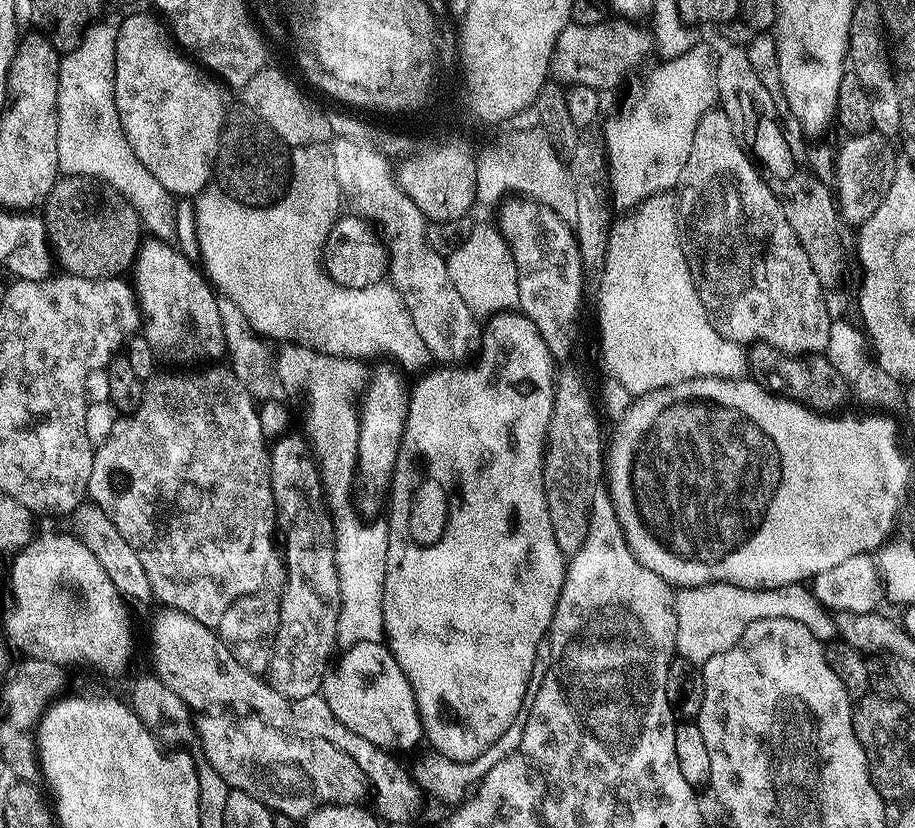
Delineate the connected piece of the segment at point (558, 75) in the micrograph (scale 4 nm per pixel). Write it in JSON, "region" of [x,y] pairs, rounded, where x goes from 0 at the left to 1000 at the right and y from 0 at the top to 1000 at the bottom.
{"region":[[[666,22],[659,24],[654,31],[632,31],[624,27],[617,29],[617,34],[615,30],[602,50],[601,63],[603,58],[603,69],[600,70],[599,77],[597,72],[598,86],[600,82],[603,86],[604,94],[613,97],[613,99],[608,98],[613,103],[624,104],[630,101],[632,104],[647,105],[652,109],[673,106],[708,66],[714,66],[714,40],[707,33],[706,35],[698,34],[697,30],[690,29],[686,24]]]}

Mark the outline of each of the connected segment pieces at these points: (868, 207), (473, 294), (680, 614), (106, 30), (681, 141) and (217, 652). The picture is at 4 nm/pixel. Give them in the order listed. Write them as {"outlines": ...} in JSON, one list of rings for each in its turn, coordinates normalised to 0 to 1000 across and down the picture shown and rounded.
{"outlines":[[[[954,157],[952,159],[948,159],[946,162],[942,162],[941,164],[927,164],[926,168],[923,168],[923,174],[919,176],[918,181],[916,179],[916,182],[913,185],[911,194],[913,194],[913,219],[911,219],[911,228],[914,227],[914,237],[916,240],[918,240],[918,261],[920,264],[923,266],[927,271],[932,271],[932,273],[939,273],[942,271],[945,271],[949,264],[952,263],[952,261],[955,258],[955,254],[960,254],[960,249],[964,244],[964,239],[968,239],[968,234],[973,229],[973,225],[975,221],[979,217],[979,214],[981,211],[981,204],[979,204],[979,188],[980,185],[977,182],[975,185],[975,179],[973,175],[972,165],[969,164],[963,164],[961,159]]],[[[521,269],[514,287],[509,287],[509,292],[505,292],[505,297],[496,302],[496,307],[487,310],[496,345],[515,373],[527,374],[532,384],[558,373],[562,367],[560,298],[555,295],[554,284],[539,271]]],[[[768,705],[762,710],[743,710],[739,715],[739,745],[741,746],[741,771],[739,786],[749,797],[765,804],[769,798],[798,785],[811,771],[811,766],[824,751],[835,749],[835,720],[822,720],[824,710],[808,710],[801,705]]],[[[106,27],[92,39],[90,51],[80,63],[69,64],[66,69],[63,89],[63,200],[70,213],[95,213],[117,222],[129,234],[133,234],[146,249],[153,260],[156,279],[167,290],[191,291],[192,287],[192,248],[188,233],[151,196],[151,186],[142,176],[138,162],[131,151],[129,135],[126,133],[125,89],[127,88],[127,57],[129,56],[130,28],[114,29]]],[[[761,51],[743,69],[719,77],[704,101],[699,122],[674,145],[664,145],[660,150],[658,180],[662,190],[662,227],[666,233],[669,231],[667,246],[670,252],[694,254],[706,239],[722,236],[727,229],[738,228],[742,223],[750,191],[754,191],[754,176],[758,176],[758,157],[763,157],[767,138],[772,138],[785,121],[780,68],[774,64],[773,56],[767,51]]],[[[175,737],[166,758],[168,814],[180,829],[189,833],[190,838],[195,838],[209,859],[239,864],[244,857],[249,857],[245,855],[254,855],[258,847],[264,847],[277,826],[275,841],[283,847],[273,855],[277,864],[305,884],[334,889],[337,893],[352,894],[369,901],[375,909],[387,917],[399,941],[409,935],[413,917],[423,911],[423,905],[409,900],[377,877],[367,865],[362,847],[352,843],[353,839],[345,837],[330,844],[313,844],[296,825],[282,818],[281,813],[273,812],[260,803],[260,800],[256,800],[256,795],[233,760],[215,754],[214,749],[207,744],[191,737]]]]}

